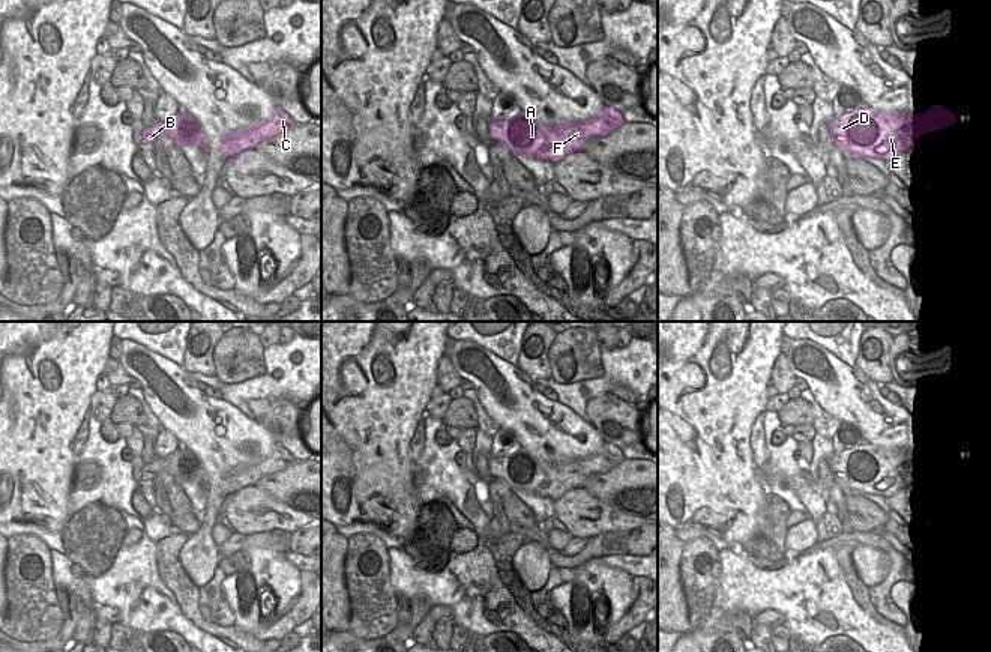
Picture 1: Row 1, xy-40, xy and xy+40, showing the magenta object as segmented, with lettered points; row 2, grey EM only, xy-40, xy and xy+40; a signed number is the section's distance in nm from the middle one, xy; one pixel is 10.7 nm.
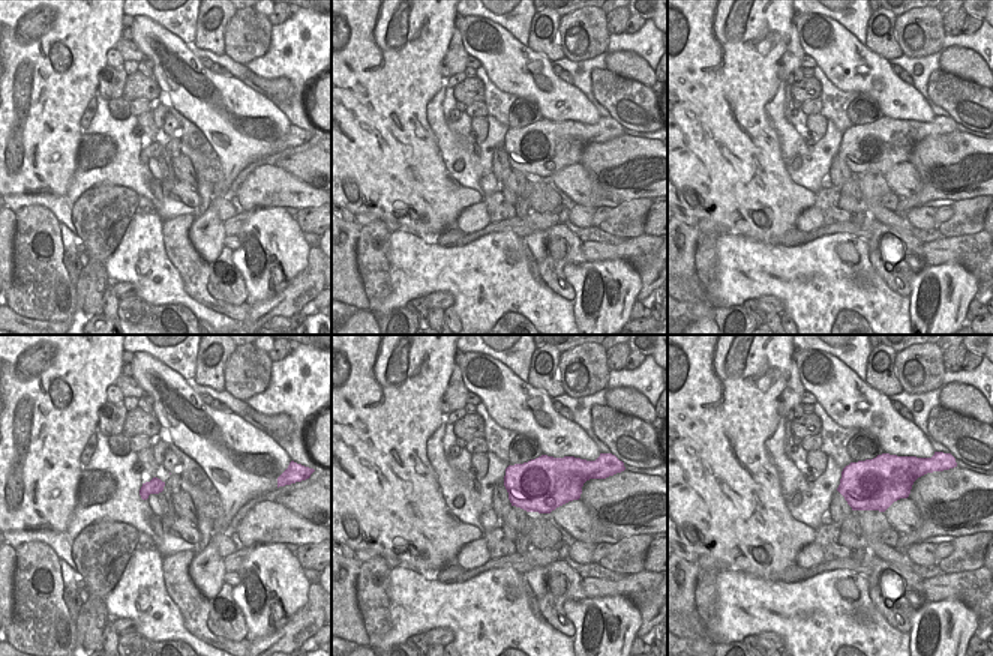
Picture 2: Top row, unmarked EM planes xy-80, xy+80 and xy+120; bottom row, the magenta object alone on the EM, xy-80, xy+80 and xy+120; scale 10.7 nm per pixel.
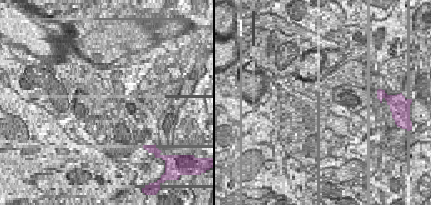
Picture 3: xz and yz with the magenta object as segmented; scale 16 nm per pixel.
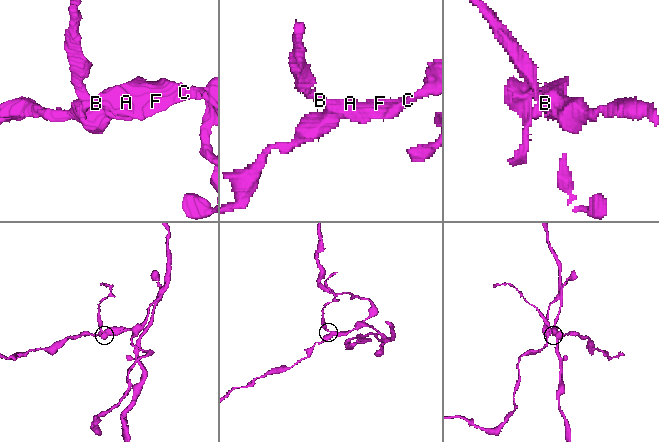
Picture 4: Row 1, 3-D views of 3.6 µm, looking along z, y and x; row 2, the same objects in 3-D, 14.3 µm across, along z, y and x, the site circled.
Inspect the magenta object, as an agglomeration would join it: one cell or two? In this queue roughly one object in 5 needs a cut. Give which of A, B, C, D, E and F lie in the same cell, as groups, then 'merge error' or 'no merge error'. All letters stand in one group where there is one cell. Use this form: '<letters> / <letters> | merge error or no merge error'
A B C D E F | no merge error

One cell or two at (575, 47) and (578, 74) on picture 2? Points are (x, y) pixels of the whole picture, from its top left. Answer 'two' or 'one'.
two

